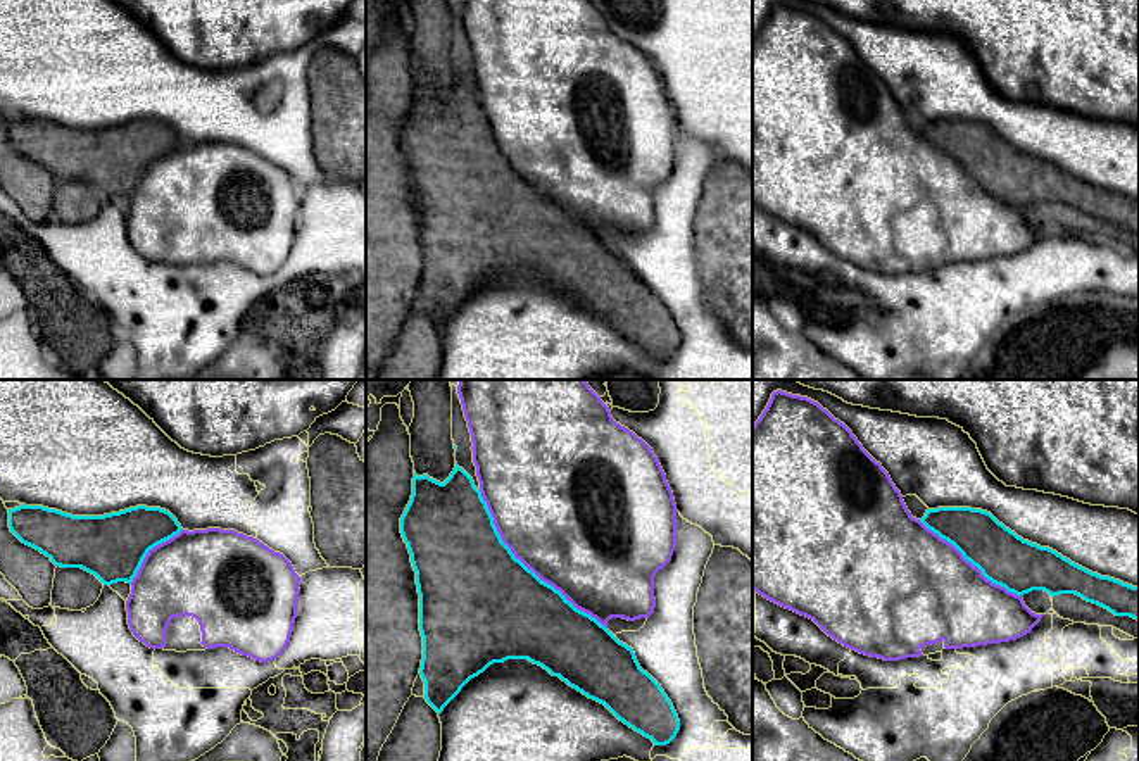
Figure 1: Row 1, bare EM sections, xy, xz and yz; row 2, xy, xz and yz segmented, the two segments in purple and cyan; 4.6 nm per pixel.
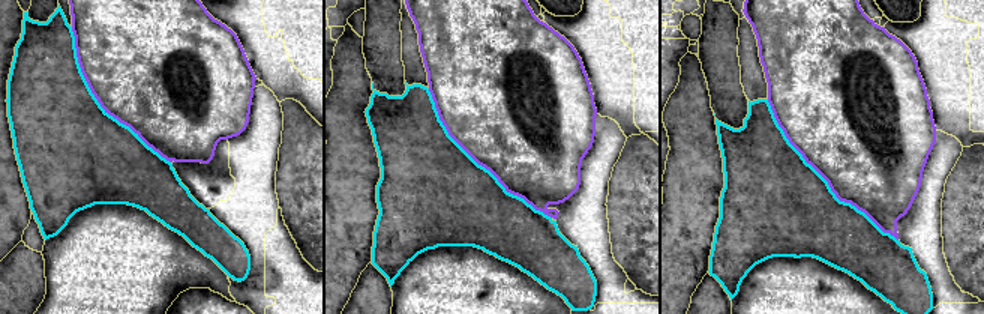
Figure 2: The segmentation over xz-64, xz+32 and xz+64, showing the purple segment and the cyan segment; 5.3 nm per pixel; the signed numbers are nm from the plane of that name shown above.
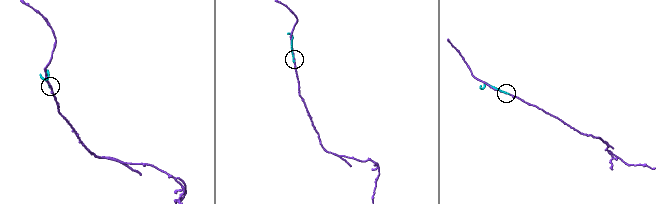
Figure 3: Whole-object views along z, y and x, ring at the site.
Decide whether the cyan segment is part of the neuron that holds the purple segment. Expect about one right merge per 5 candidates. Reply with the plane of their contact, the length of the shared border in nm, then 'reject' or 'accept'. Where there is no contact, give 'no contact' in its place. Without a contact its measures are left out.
contact in xz; length 900 nm; reject

